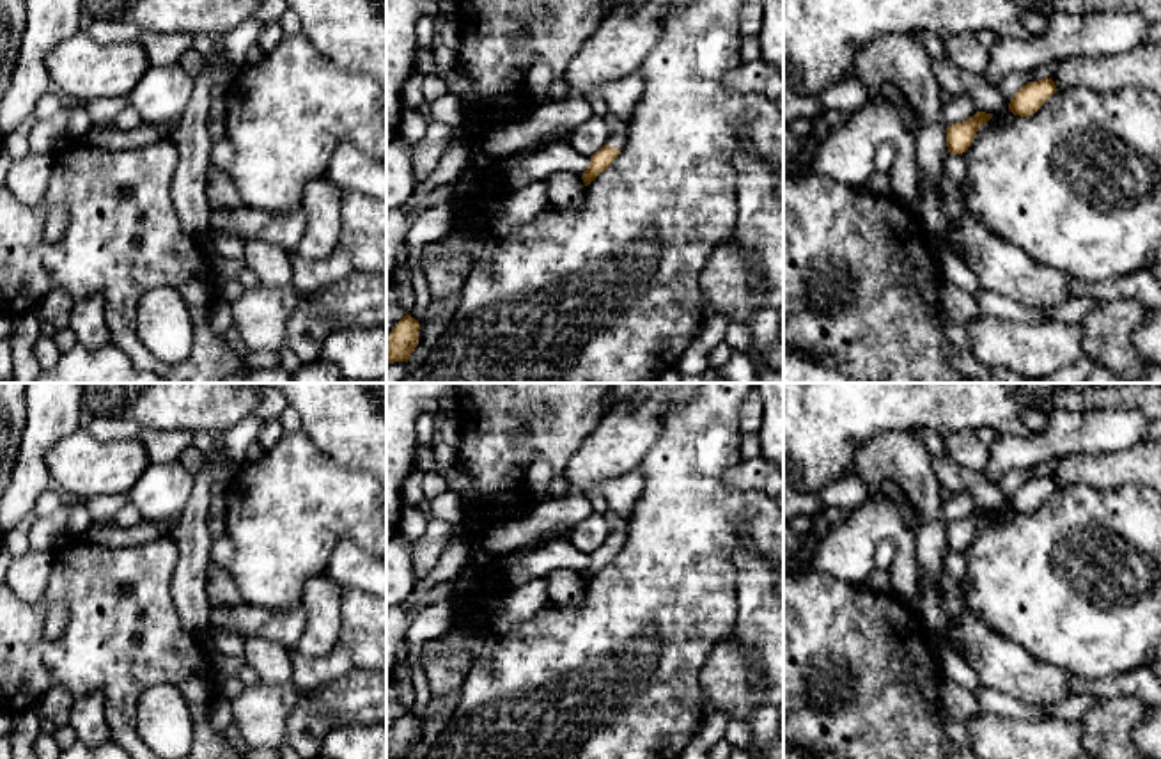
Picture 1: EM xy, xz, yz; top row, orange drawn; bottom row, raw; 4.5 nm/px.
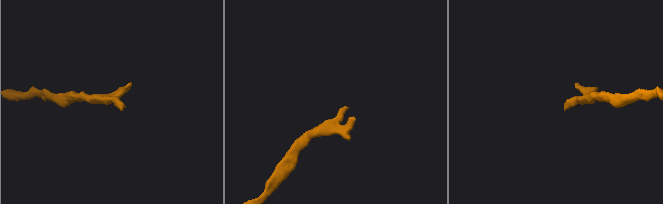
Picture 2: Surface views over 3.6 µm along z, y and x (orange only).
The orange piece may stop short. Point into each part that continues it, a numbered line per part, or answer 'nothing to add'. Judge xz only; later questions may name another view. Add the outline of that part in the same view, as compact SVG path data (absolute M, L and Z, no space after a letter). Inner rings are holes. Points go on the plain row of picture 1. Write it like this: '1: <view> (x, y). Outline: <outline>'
1: xz (619, 534). Outline: M622 520L619 527L610 530L606 543L612 543L615 546L622 546L624 541L627 539L627 530L629 530L629 520Z

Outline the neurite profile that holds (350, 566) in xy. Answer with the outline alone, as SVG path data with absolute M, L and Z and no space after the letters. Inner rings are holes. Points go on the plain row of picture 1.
M344 539L333 548L324 575L342 589L358 587L386 594L386 560L365 552L351 539Z

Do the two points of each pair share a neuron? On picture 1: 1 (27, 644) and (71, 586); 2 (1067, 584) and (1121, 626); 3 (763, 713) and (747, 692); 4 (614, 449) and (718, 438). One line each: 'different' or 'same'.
1: same
2: same
3: different
4: different

